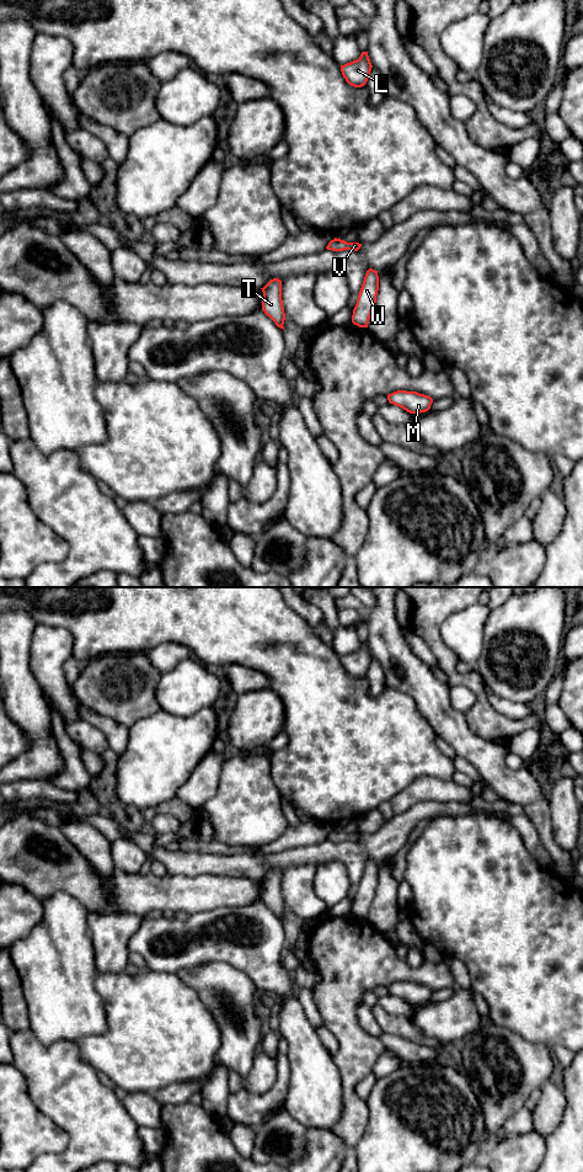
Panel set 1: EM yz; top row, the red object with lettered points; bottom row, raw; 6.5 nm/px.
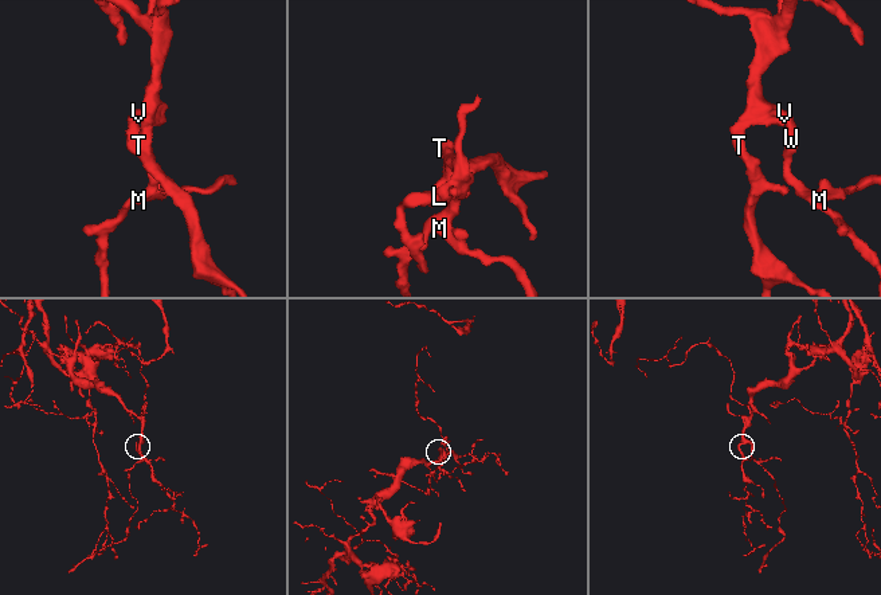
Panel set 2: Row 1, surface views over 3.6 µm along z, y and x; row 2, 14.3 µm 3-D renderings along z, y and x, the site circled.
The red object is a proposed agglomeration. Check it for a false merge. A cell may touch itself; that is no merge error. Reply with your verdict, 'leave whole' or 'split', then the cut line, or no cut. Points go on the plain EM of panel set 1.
leave whole; no cut

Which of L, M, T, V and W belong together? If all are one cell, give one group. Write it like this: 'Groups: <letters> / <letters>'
Groups: L M T V W

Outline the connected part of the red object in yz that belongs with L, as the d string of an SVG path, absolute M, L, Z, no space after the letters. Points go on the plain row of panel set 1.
M362 643L357 651L341 656L341 662L349 676L362 678L367 675L371 659L368 643Z

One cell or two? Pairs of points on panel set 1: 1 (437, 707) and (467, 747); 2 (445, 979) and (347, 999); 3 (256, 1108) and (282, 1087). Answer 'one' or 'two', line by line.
1: one
2: one
3: one

